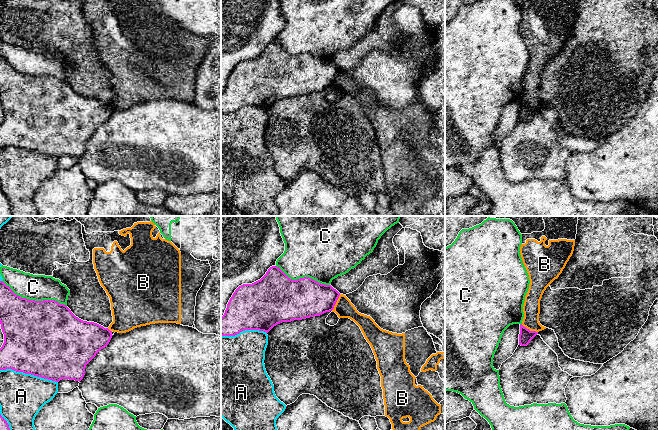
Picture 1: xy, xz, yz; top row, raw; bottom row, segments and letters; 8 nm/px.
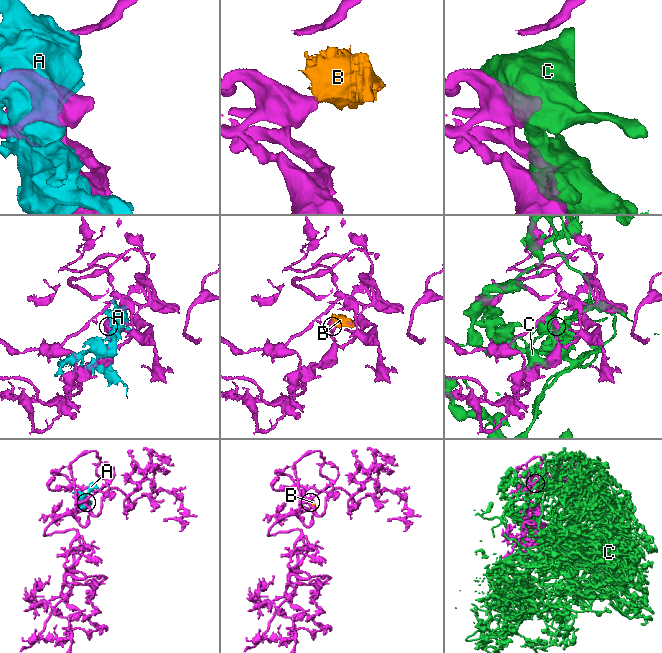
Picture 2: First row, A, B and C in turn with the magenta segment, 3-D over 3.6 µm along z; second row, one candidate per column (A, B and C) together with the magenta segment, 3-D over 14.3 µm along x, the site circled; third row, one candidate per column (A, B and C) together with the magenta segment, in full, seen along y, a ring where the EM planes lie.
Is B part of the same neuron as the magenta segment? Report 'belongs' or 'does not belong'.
does not belong

